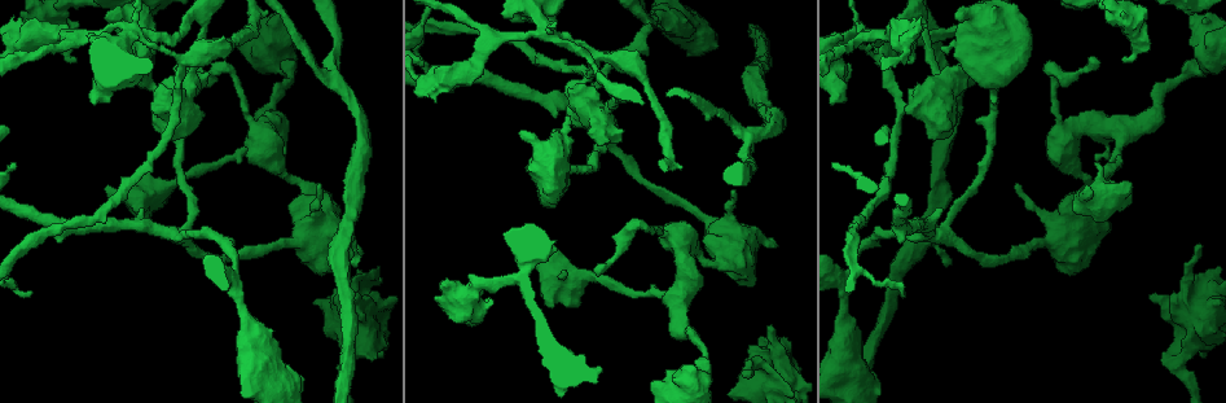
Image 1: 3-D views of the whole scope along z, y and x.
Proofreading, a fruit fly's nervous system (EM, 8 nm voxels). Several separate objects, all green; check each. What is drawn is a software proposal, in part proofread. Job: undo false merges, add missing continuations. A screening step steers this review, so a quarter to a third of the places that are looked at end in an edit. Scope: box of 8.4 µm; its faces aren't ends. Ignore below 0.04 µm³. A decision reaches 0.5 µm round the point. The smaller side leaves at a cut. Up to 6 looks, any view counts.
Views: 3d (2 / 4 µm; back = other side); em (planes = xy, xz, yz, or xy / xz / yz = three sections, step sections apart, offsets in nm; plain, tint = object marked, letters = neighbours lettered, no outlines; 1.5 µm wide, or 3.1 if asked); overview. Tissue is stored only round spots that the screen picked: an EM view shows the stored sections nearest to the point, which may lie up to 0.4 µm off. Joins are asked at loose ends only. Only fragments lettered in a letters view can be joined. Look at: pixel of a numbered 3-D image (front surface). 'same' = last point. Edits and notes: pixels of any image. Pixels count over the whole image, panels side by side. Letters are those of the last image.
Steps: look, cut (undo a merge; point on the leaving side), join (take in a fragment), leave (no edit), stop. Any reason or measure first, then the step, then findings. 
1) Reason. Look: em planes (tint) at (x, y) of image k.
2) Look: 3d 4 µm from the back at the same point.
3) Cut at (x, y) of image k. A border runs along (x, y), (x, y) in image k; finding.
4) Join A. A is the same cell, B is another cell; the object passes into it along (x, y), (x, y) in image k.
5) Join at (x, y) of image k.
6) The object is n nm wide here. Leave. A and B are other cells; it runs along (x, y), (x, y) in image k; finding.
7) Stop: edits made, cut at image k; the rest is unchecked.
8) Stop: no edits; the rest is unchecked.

Look: em yz step 8 (plain) at (207, 72) of image 1.

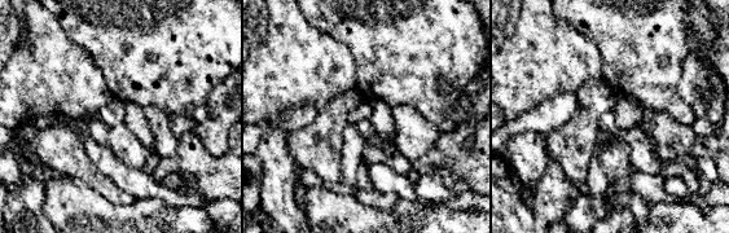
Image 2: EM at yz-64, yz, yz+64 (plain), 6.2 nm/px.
Look: em yz step 8 (letters) at the same point.

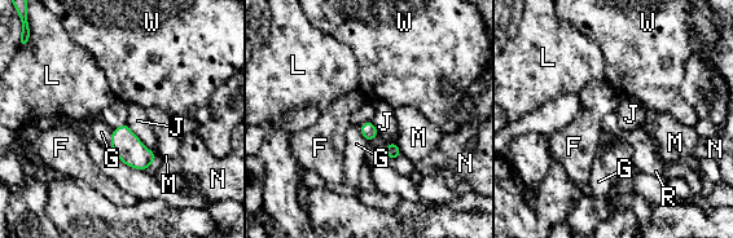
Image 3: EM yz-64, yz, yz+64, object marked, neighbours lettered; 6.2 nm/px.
The longest contact is with J, 260 nm. Leave. F, G, J, L, M, N, R and W are other cells; a border runs along (126, 123), (154, 154) in image 3; none of them fits.

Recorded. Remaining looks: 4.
Four or more arms meet. Look: em yz step 8 (letters) at (850, 33) of image 1.

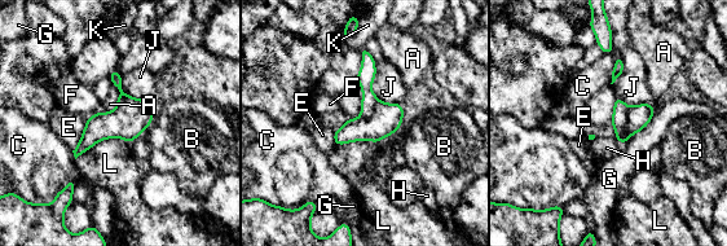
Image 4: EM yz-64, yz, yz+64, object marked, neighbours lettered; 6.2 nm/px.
Cut at (618, 121) of image 4. A, B, C, E, F, G, H, J, K and L are other cells; the part that leaves runs along (365, 55), (368, 113) in image 4; a second neuron is stuck on.

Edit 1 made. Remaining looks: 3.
Look: overview.

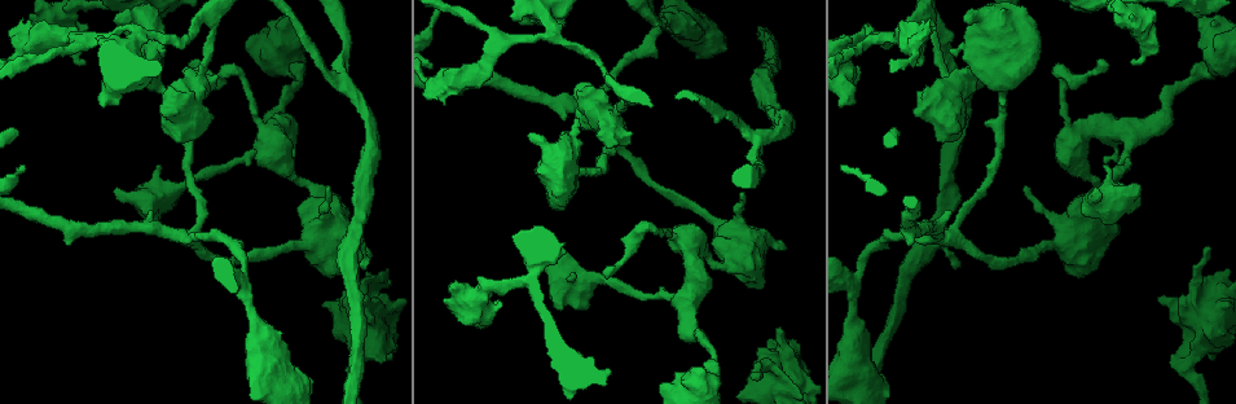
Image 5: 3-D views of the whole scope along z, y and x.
Three-way junction. Look: em planes (tint) at (754, 136) of image 5.

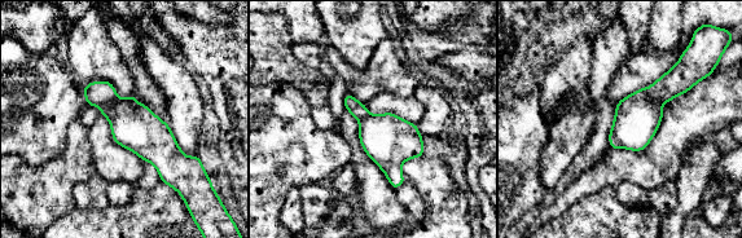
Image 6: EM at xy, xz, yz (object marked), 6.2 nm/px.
Look: em planes (letters) at the same point.

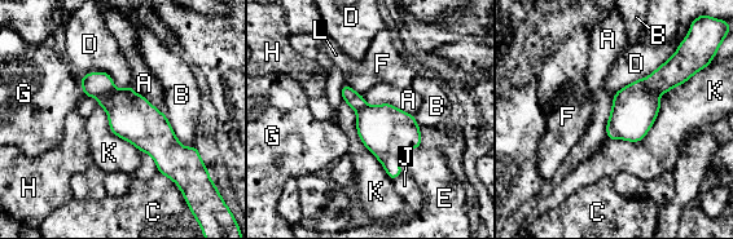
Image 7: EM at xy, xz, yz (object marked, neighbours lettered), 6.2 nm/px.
The object is 280 nm wide here. Leave. A, B, C, D, E, F, G, H, J, K and L are other cells; it runs along (86, 79), (169, 150), (189, 150) in image 7; all the same neuron.

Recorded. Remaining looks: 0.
Stop: edits made, cut at image 4; the rest is unchecked.

